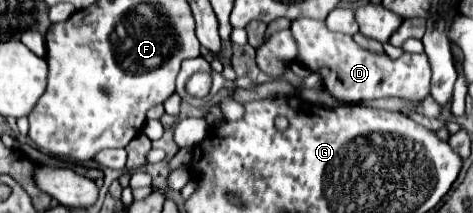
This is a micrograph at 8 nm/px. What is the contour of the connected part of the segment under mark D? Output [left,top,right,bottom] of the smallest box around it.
[291,19,429,103]

